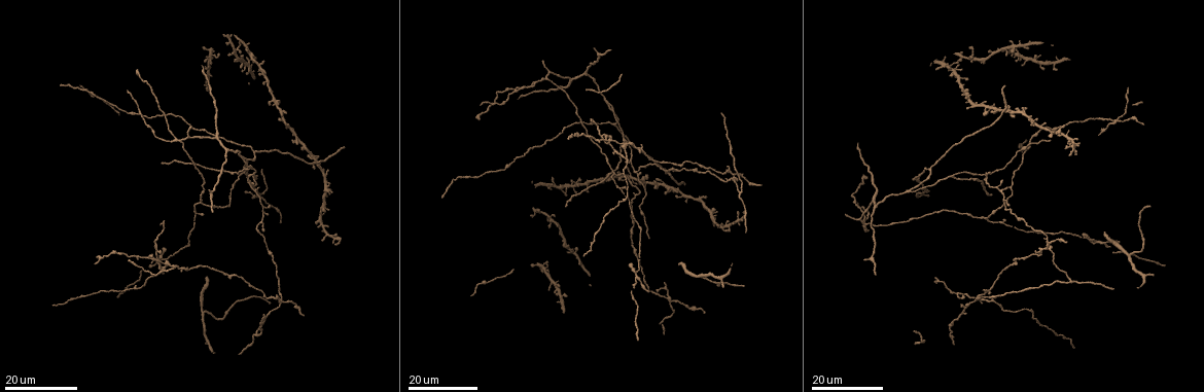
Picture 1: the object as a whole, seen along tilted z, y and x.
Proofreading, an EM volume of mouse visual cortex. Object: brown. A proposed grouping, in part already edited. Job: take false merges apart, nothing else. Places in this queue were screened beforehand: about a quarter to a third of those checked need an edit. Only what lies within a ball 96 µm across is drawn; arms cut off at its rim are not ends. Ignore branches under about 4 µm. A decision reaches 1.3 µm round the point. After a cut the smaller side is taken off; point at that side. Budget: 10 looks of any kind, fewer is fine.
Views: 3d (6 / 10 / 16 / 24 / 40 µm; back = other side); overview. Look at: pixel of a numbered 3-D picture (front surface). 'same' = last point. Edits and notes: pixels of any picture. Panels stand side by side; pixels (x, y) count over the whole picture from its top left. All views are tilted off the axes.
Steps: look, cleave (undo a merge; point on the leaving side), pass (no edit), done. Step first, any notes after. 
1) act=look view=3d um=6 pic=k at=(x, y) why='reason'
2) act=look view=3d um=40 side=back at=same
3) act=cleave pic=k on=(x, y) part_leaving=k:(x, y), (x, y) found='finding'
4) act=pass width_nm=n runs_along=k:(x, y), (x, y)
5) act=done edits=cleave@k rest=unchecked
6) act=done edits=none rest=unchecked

act=look view=3d um=16 pic=1 at=(213, 138) why='a fork'

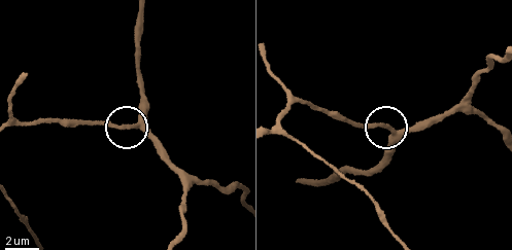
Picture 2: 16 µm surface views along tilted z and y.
act=look view=3d um=6 pic=2 at=(134, 125)

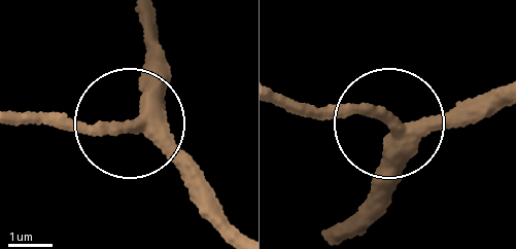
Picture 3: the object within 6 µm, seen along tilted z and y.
act=pass arms=3 runs_along=3:(242, 235), (137, 125), (146, 89), (171, 65) found='all the same neuron'

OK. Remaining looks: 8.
act=look view=3d um=16 pic=1 at=(987, 218) why='branch point'

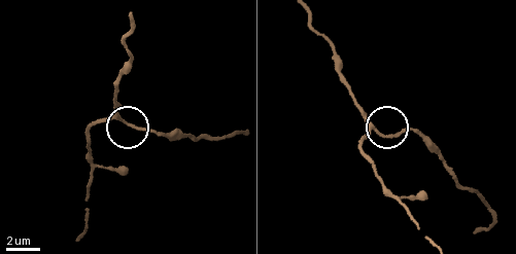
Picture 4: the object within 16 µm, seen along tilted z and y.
act=look view=3d um=6 pic=4 at=(118, 115) why='zoom in'

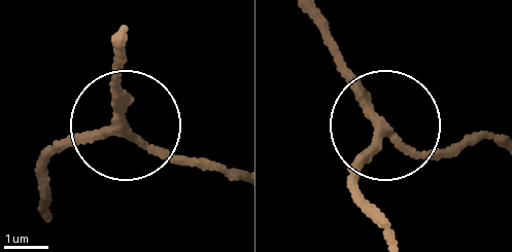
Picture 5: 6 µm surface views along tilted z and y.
act=pass side_arm_um=65 runs_along=5:(116, 42), (113, 135), (41, 162) found='one neuron here'

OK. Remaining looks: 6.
act=look view=3d um=16 pic=1 at=(246, 183) why='arms part here'

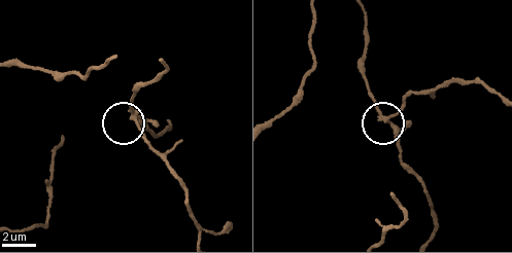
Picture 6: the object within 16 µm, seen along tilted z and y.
act=look view=3d um=6 pic=6 at=(133, 115)

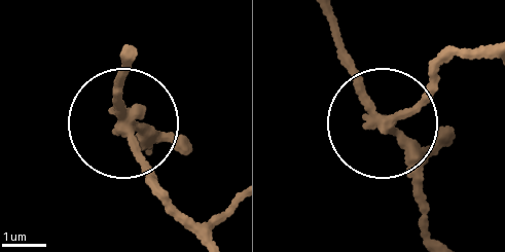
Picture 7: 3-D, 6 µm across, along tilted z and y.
act=cleave pic=7 on=(153, 174) width_nm=230 part_leaving=7:(124, 120), (189, 235) found='a second neuron is stuck on'

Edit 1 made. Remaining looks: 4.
act=look view=3d um=16 pic=1 at=(182, 140) why='three arms meet'

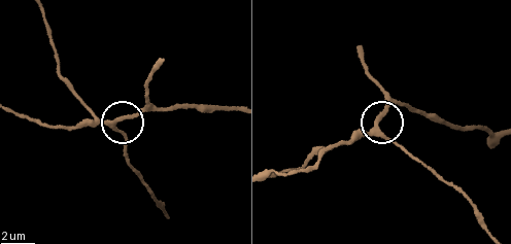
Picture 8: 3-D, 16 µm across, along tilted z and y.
act=look view=3d um=6 pic=8 at=(377, 135)

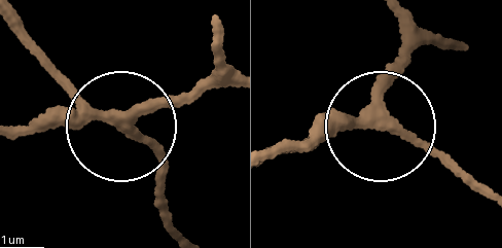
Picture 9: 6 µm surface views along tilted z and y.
act=pass width_nm=210 runs_along=9:(234, 81), (121, 121), (35, 46) found='one neuron here'

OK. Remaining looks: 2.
act=look view=3d um=24 pic=1 at=(668, 303) why='four or more arms meet'

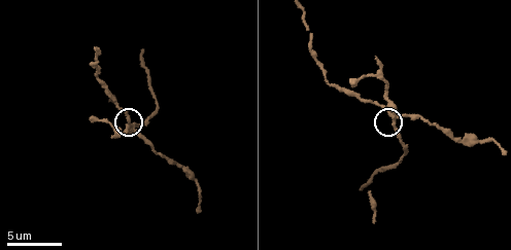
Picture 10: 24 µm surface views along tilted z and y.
act=look view=3d um=6 pic=10 at=(393, 119)

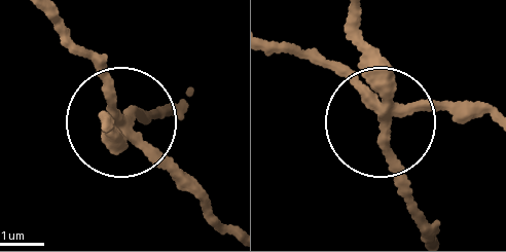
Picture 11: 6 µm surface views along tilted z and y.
act=cleave pic=11 on=(363, 56) width_nm=220 part_leaving=11:(384, 117), (425, 231) found='a second neuron is stuck on'

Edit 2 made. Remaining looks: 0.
act=done edits=cleave@7,cleave@11 rest=unchecked

